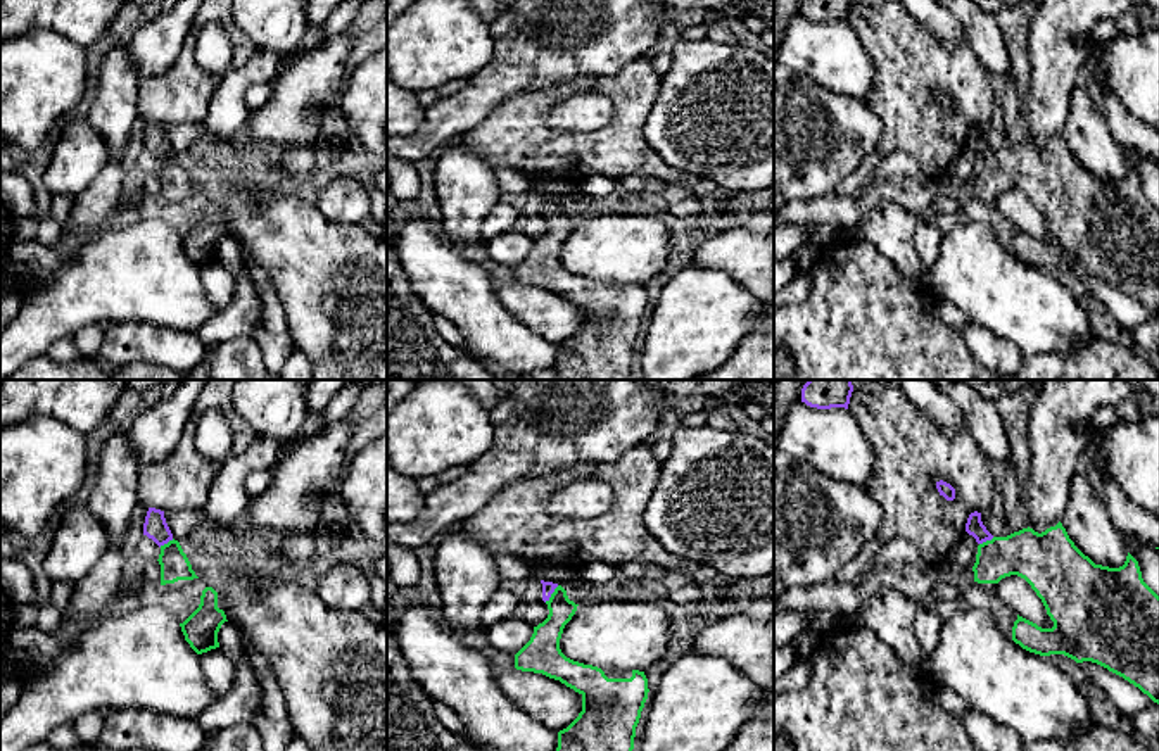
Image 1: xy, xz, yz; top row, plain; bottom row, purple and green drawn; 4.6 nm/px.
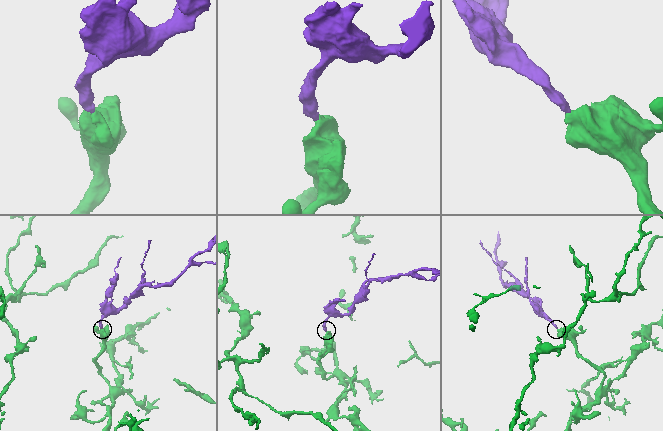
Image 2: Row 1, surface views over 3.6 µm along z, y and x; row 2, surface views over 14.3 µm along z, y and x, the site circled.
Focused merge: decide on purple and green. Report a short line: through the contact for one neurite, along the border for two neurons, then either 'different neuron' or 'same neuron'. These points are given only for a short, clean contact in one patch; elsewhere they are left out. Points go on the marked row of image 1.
line xz (548, 587), (551, 593), (555, 624), (544, 644); same neuron

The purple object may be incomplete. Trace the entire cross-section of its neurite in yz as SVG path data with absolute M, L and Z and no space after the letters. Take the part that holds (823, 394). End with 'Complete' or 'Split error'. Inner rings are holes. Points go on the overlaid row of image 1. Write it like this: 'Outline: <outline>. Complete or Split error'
Outline: M808 380L801 388L801 402L817 409L848 409L852 380Z. Complete

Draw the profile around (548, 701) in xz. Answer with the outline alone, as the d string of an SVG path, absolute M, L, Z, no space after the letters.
M496 670L501 691L537 723L560 732L582 711L582 694L542 673Z

